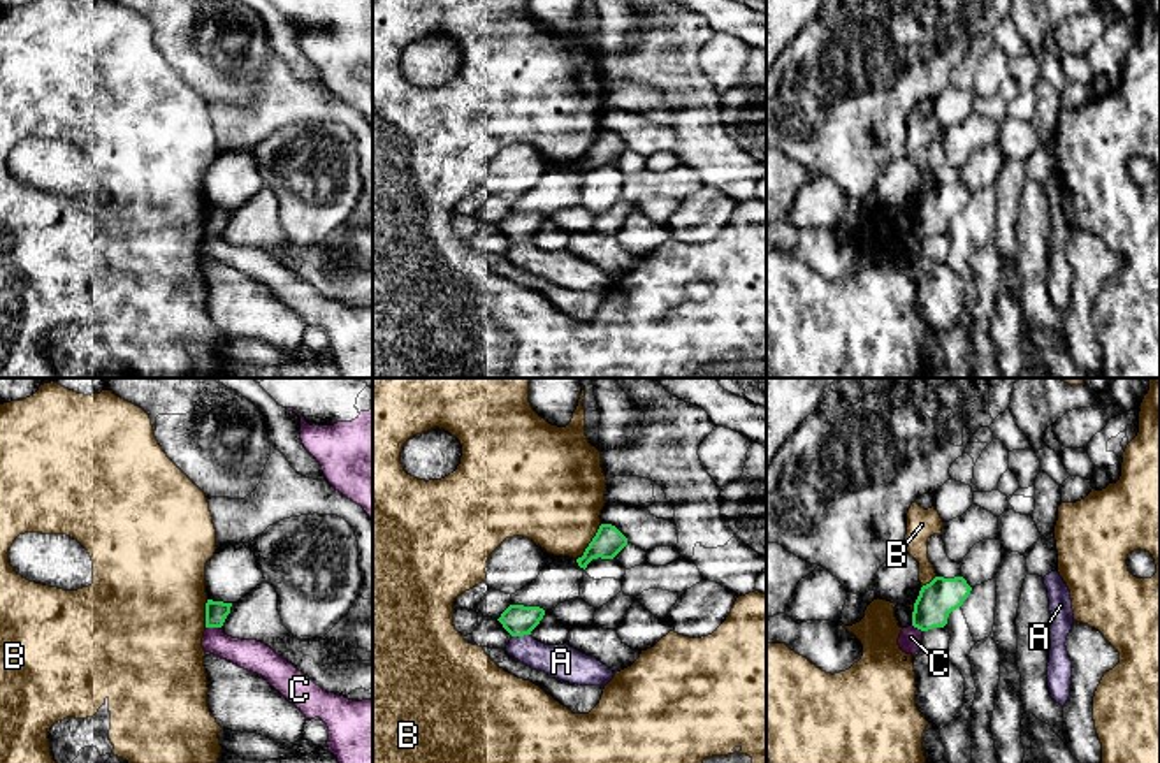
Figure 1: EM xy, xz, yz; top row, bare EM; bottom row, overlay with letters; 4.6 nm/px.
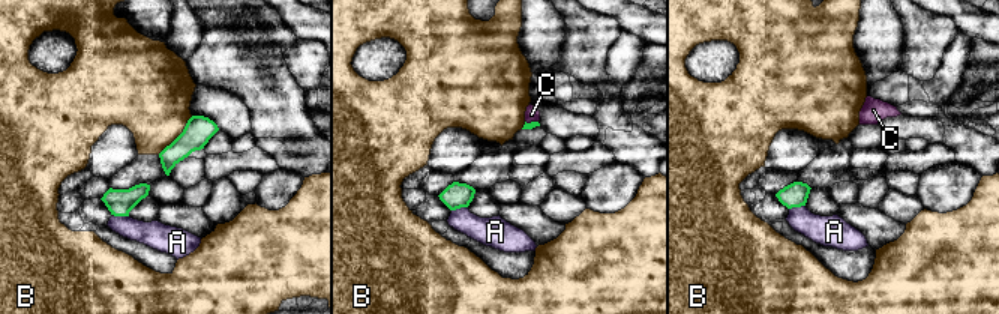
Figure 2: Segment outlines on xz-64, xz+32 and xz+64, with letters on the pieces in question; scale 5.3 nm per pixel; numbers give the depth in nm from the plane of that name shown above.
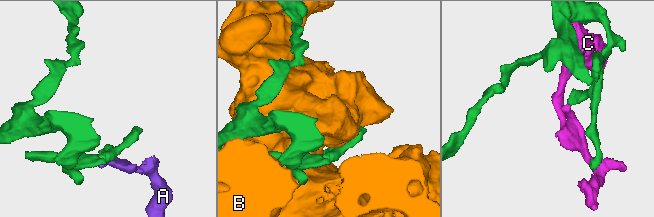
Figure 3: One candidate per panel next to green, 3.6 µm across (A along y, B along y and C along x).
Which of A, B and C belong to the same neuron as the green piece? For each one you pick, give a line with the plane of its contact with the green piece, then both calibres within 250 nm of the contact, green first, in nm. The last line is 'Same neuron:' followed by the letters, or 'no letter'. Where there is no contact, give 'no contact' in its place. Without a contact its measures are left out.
Same neuron: no letter

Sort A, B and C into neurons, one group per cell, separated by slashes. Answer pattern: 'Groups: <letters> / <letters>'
Groups: A / B / C

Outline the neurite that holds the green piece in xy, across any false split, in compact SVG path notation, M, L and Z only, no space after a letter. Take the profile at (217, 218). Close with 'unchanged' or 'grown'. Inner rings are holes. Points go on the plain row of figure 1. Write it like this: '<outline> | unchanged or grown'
M213 207L206 209L206 234L221 234L227 222L230 220L232 209Z | unchanged

